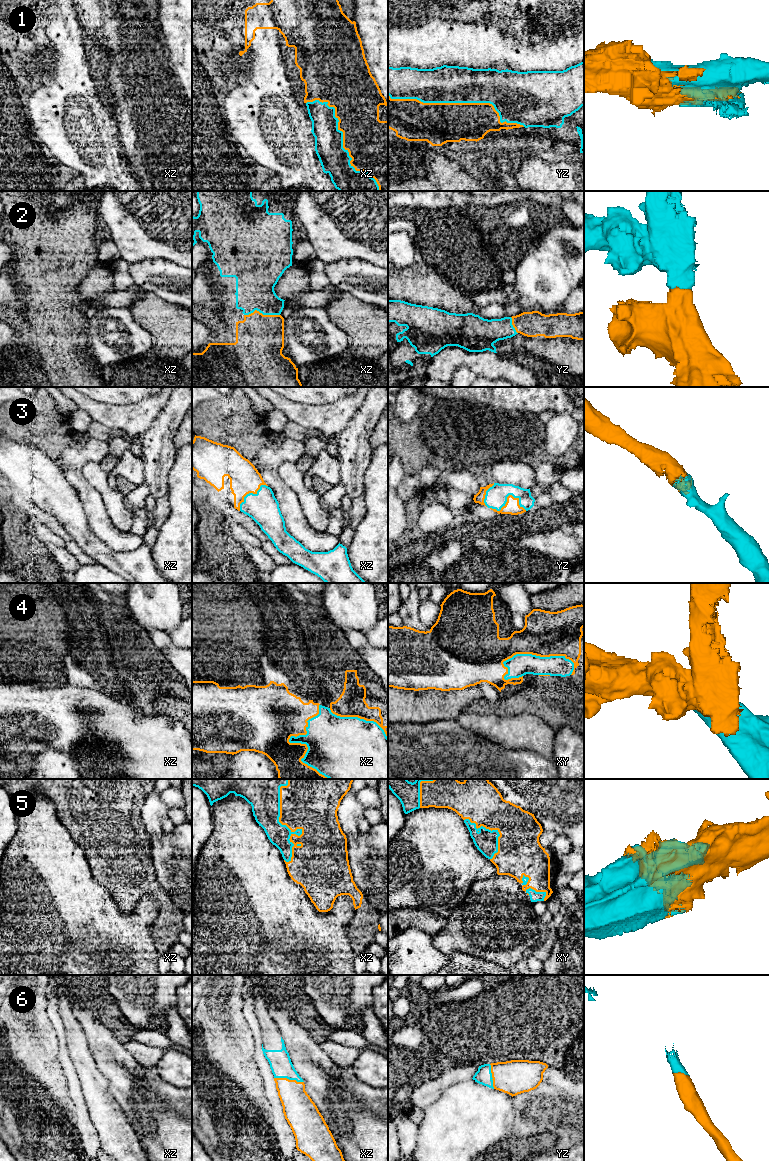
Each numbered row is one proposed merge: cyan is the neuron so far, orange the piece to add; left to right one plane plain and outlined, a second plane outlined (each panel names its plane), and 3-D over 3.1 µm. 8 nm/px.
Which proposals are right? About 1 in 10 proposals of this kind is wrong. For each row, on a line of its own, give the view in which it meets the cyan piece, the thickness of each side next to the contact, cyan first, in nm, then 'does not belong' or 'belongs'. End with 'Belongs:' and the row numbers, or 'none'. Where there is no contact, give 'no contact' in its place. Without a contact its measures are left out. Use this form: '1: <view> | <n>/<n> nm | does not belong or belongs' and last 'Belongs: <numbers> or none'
1: yz | 300/340 nm | belongs
2: xz | 320/380 nm | belongs
3: yz | 180/120 nm | belongs
4: xy | 180/360 nm | belongs
5: xz | 280/400 nm | belongs
6: xz | 180/260 nm | belongs
Belongs: 1, 2, 3, 4, 5, 6

